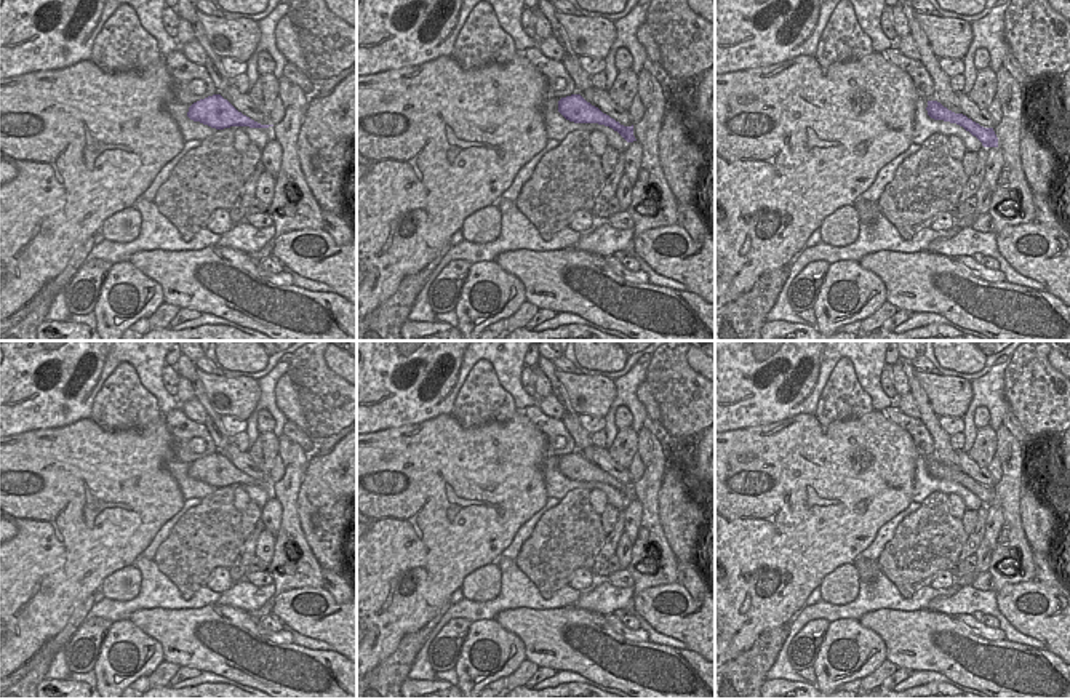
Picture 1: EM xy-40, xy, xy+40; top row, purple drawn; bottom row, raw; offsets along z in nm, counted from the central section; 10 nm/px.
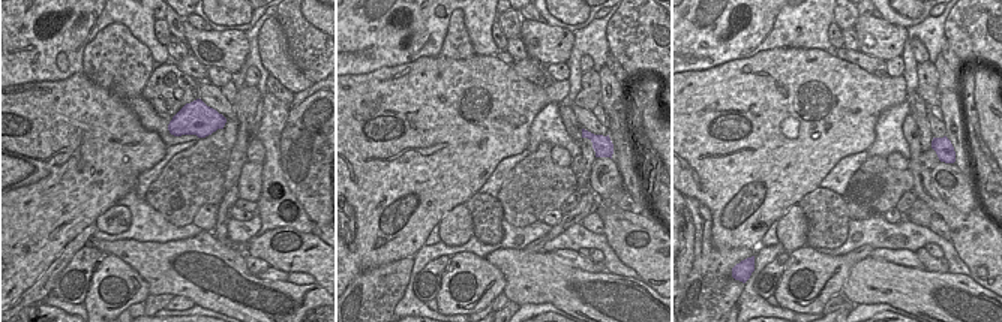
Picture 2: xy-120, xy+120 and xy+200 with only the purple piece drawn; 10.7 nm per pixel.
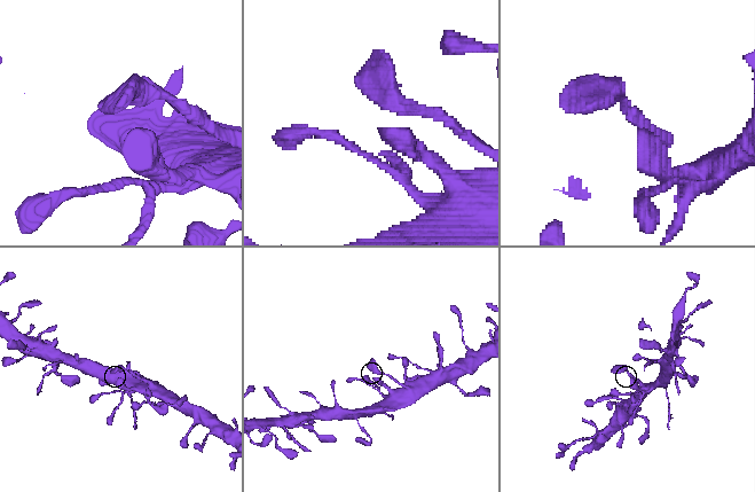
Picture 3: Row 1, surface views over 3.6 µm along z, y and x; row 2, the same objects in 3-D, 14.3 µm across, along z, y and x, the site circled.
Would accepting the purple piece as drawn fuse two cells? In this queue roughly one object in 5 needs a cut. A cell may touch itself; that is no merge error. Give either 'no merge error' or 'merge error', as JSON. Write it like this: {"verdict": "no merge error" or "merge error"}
{"verdict": "no merge error"}

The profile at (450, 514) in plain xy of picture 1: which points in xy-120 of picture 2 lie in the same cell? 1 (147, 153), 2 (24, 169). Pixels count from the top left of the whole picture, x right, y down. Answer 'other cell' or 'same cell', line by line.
1: same cell
2: other cell

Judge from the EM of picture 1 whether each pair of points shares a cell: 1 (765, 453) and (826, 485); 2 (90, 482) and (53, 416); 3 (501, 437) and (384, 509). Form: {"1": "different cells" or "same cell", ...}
{"1": "same cell", "2": "different cells", "3": "same cell"}

